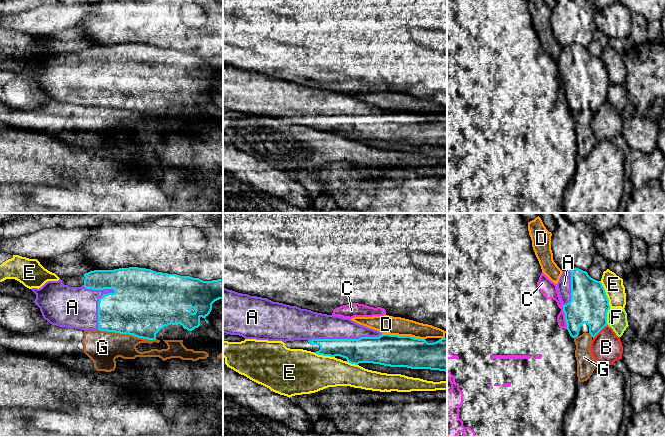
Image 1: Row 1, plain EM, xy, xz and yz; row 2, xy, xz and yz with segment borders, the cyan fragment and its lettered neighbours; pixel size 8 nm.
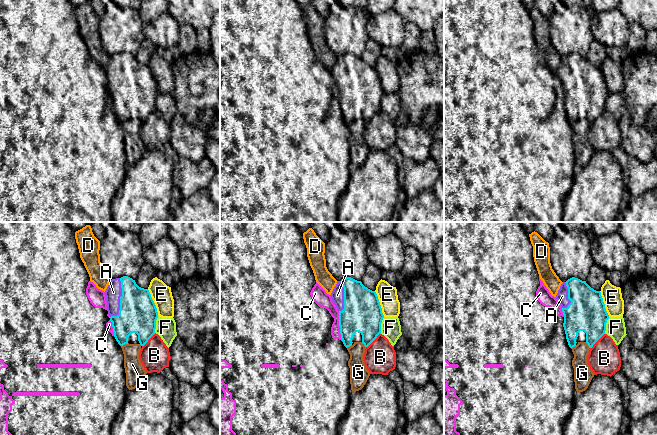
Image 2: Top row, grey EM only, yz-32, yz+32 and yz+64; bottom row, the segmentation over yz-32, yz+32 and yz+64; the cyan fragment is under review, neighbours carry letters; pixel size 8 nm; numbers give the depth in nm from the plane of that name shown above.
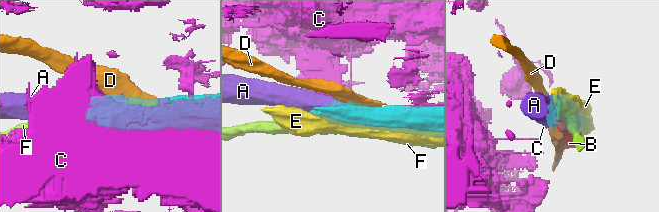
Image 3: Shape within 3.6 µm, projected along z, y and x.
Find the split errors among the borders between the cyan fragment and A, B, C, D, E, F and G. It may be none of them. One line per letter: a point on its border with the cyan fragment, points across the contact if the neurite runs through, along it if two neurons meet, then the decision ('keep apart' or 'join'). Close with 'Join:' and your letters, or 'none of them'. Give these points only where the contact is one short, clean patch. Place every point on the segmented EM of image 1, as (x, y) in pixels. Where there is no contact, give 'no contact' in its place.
A: xy (108, 293) | join
B: yz (600, 330) | keep apart
C: yz (565, 317) | keep apart
D: xz (403, 336) | keep apart
E: yz (605, 294) | keep apart
F: yz (606, 316) | keep apart
G: xy (127, 333) | keep apart
Join: A

